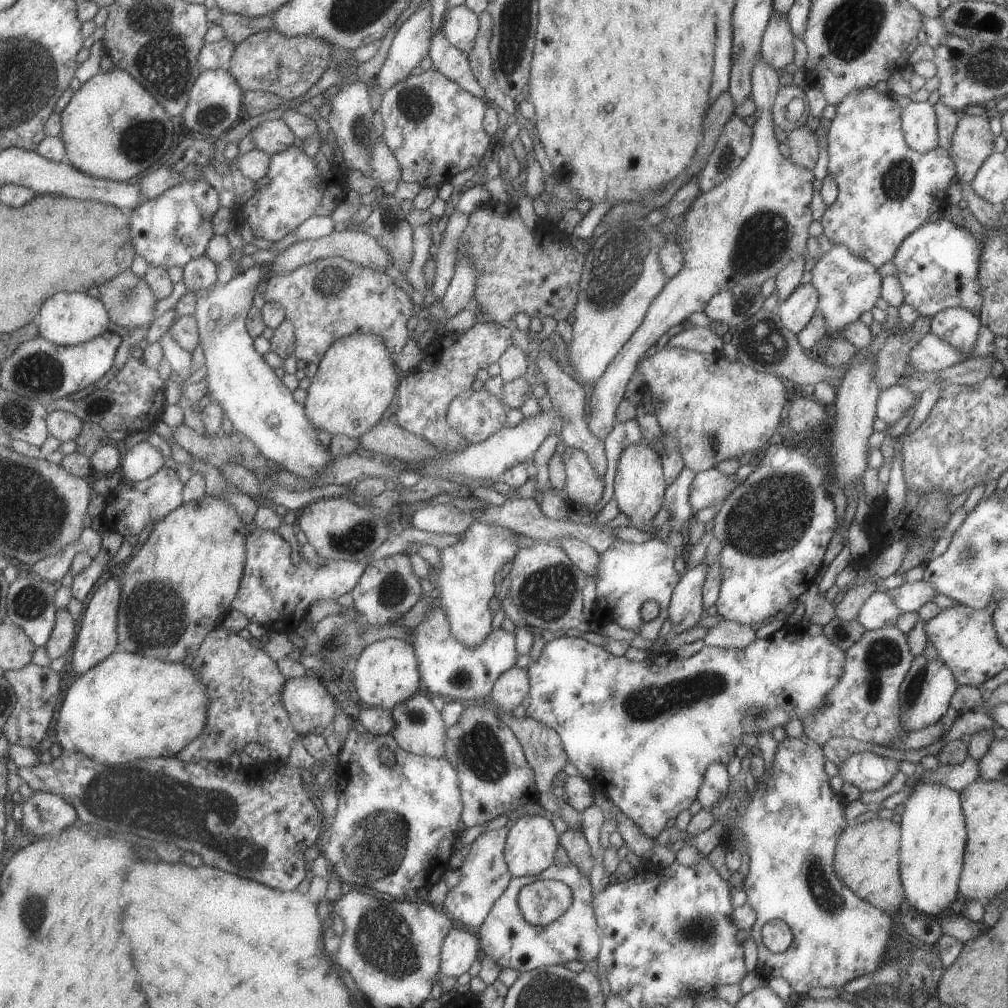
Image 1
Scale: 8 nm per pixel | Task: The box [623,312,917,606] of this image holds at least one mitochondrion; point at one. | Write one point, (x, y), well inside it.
(768, 520)

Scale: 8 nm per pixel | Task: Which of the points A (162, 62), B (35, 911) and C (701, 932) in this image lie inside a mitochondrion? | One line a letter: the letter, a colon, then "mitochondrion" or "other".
A: mitochondrion
B: mitochondrion
C: mitochondrion

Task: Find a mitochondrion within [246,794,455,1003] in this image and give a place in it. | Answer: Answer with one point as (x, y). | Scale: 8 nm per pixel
(374, 845)

